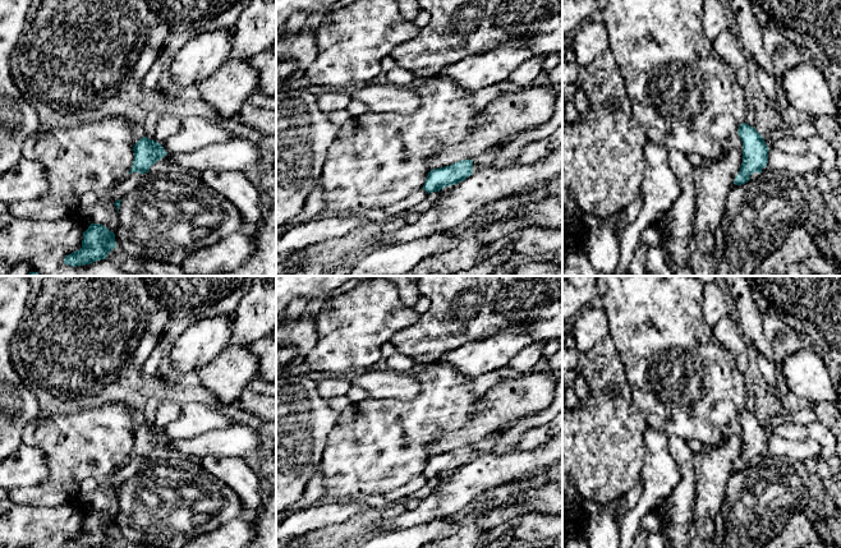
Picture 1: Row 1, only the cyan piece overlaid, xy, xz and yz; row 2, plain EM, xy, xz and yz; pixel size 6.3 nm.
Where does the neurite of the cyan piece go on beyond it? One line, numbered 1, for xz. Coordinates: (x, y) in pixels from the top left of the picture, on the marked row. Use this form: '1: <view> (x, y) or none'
1: none

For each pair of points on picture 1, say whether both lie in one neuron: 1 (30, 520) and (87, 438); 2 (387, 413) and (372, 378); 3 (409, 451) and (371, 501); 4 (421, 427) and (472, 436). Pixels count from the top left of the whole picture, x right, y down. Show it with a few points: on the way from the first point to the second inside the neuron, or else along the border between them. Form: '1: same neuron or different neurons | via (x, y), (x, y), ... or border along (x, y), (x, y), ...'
1: different neurons | border along (13, 501), (28, 506), (59, 506), (68, 502)
2: different neurons | border along (370, 397), (380, 400), (412, 400)
3: different neurons | border along (382, 493), (347, 498)
4: different neurons | border along (472, 411), (463, 427), (439, 437), (427, 451)

